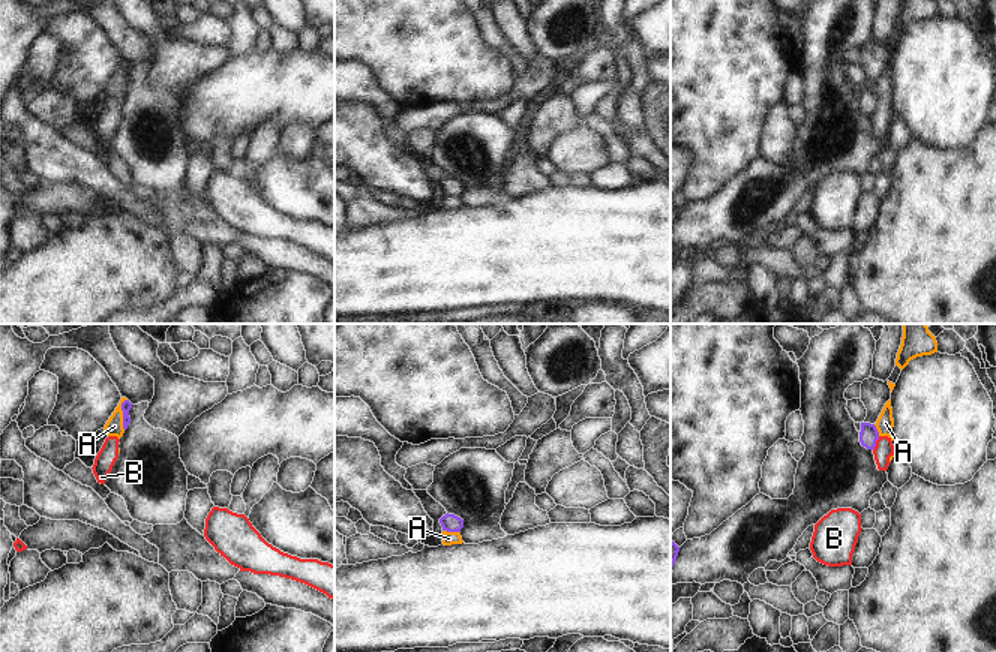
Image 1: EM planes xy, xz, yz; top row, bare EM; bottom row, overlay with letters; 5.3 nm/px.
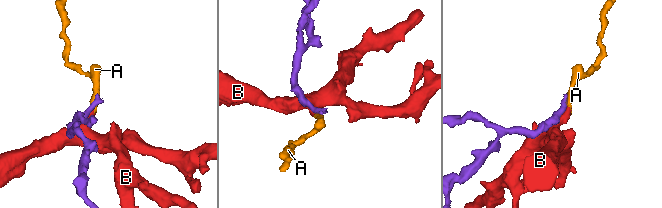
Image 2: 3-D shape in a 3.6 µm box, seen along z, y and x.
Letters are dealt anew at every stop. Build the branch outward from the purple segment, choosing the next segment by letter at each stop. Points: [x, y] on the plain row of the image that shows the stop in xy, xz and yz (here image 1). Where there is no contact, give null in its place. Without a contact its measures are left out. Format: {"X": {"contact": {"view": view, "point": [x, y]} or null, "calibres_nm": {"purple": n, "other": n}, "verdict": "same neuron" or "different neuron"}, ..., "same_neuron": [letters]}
{"A": {"contact": {"view": "xy", "point": [123, 78]}, "calibres_nm": {"purple": 60, "other": 100}, "verdict": "different neuron"}, "B": {"contact": {"view": "yz", "point": [875, 108]}, "calibres_nm": {"purple": 100, "other": 100}, "verdict": "different neuron"}, "same_neuron": []}

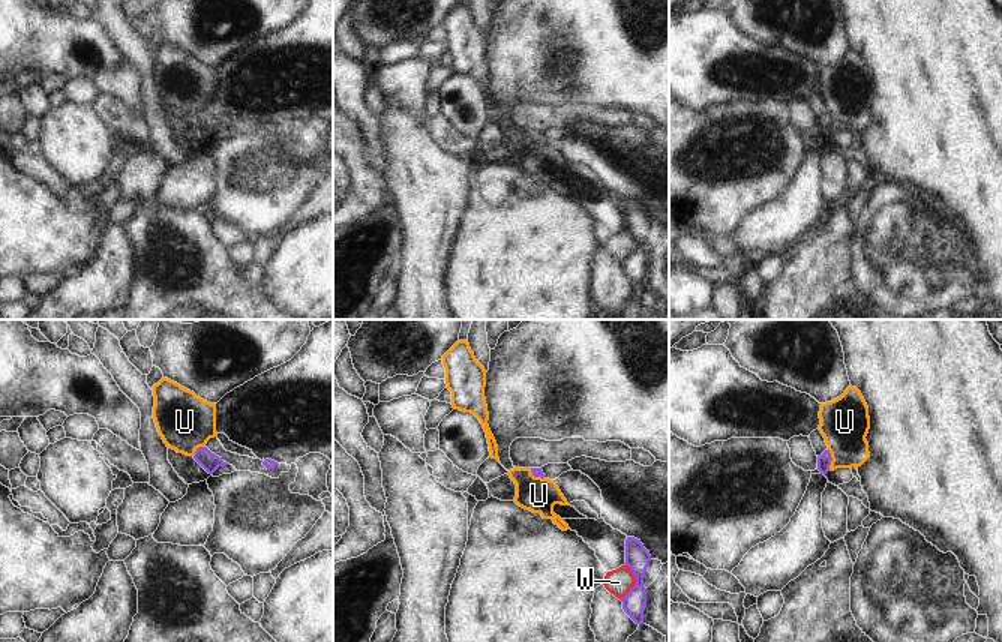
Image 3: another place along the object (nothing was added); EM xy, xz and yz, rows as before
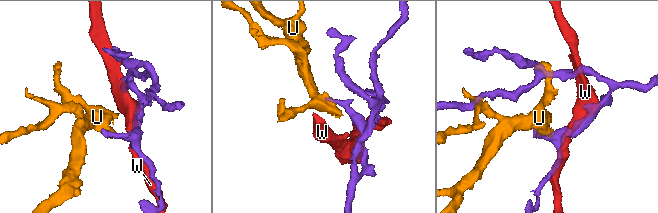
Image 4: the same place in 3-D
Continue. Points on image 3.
{"U": {"contact": {"view": "yz", "point": [831, 123]}, "calibres_nm": {"purple": 80, "other": 260}, "verdict": "different neuron"}, "W": {"contact": {"view": "xz", "point": [636, 246]}, "calibres_nm": {"purple": 130, "other": 140}, "verdict": "different neuron"}, "same_neuron": []}

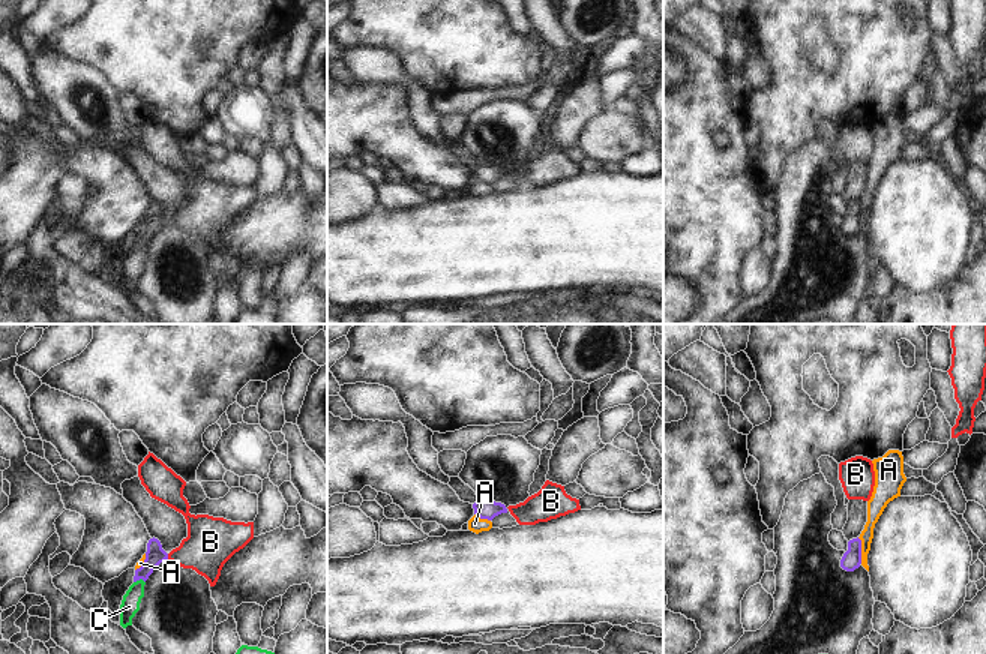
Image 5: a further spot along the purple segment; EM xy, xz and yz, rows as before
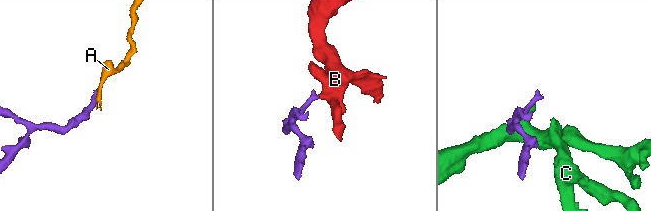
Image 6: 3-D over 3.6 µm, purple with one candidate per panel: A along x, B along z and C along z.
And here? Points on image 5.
{"A": {"contact": {"view": "yz", "point": [860, 215]}, "calibres_nm": {"purple": 110, "other": 90}, "verdict": "different neuron"}, "B": {"contact": {"view": "xy", "point": [167, 221]}, "calibres_nm": {"purple": 100, "other": 260}, "verdict": "same neuron"}, "C": {"contact": {"view": "xy", "point": [138, 243]}, "calibres_nm": {"purple": 100, "other": 100}, "verdict": "different neuron"}, "same_neuron": ["B"]}

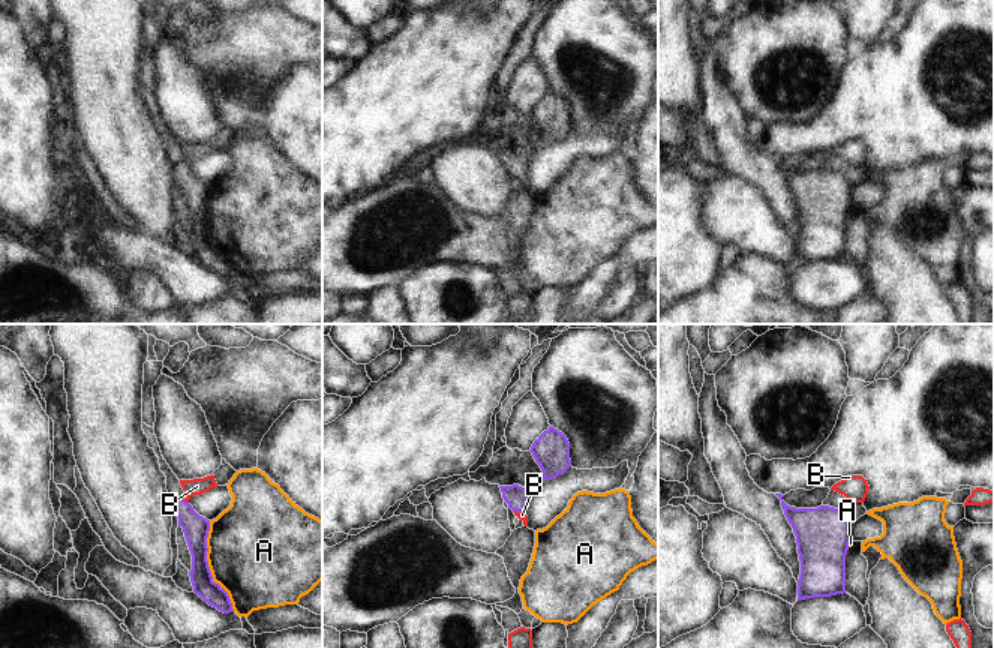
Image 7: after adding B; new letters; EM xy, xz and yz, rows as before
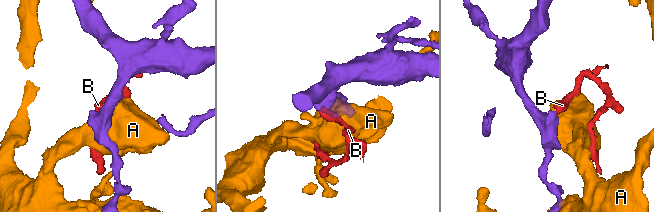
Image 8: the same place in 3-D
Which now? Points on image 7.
{"A": {"contact": {"view": "xy", "point": [207, 230]}, "calibres_nm": {"purple": 140, "other": 480}, "verdict": "different neuron"}, "B": {"contact": {"view": "xy", "point": [183, 164]}, "calibres_nm": {"purple": 140, "other": 90}, "verdict": "same neuron"}, "same_neuron": ["B"]}

